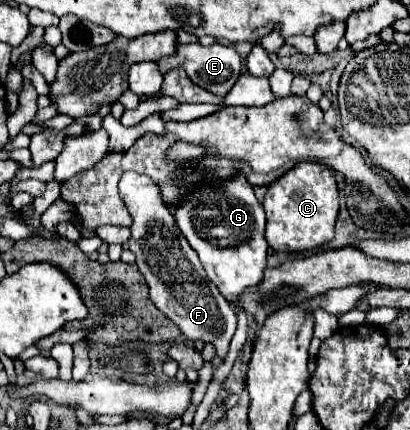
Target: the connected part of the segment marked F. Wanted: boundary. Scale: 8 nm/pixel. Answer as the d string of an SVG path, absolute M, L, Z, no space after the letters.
M125 172L119 180L119 194L133 218L127 248L137 256L137 266L149 284L151 300L155 300L155 306L161 312L171 316L187 338L215 344L217 356L225 358L237 328L235 308L231 308L231 304L215 292L215 284L207 280L203 264L187 240L183 240L183 234L173 220L173 208L165 204L159 186L145 174Z

